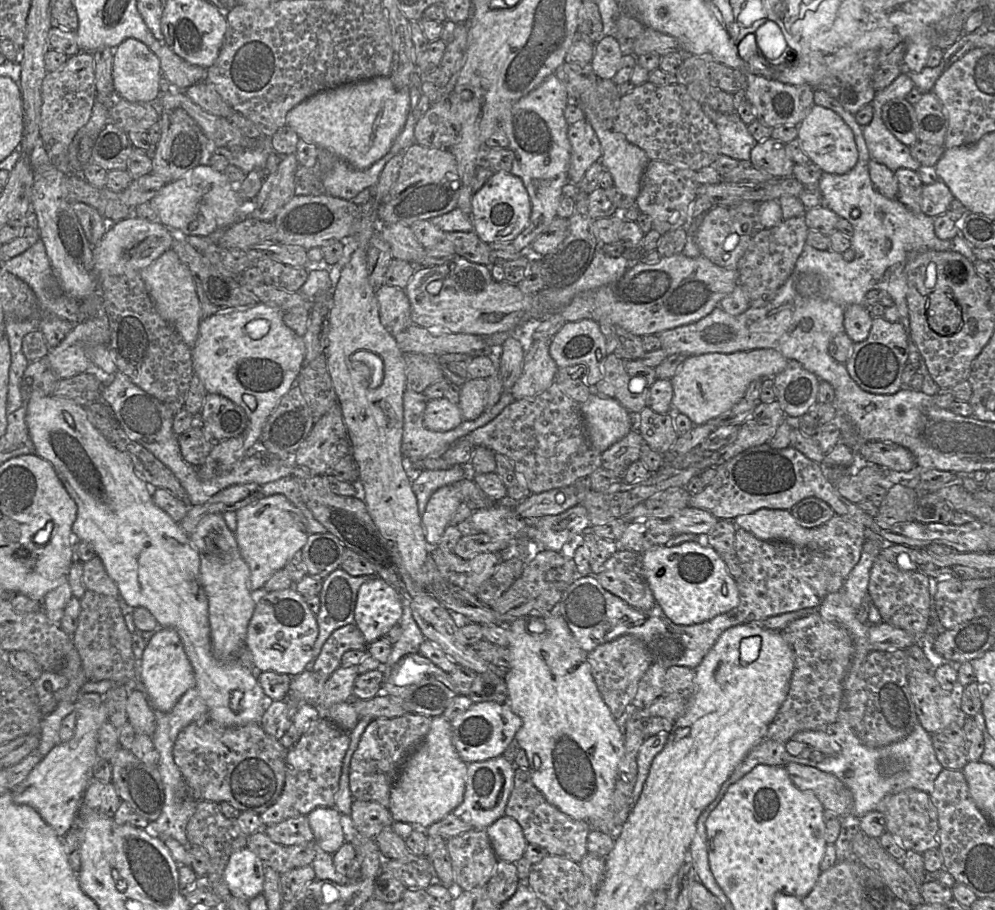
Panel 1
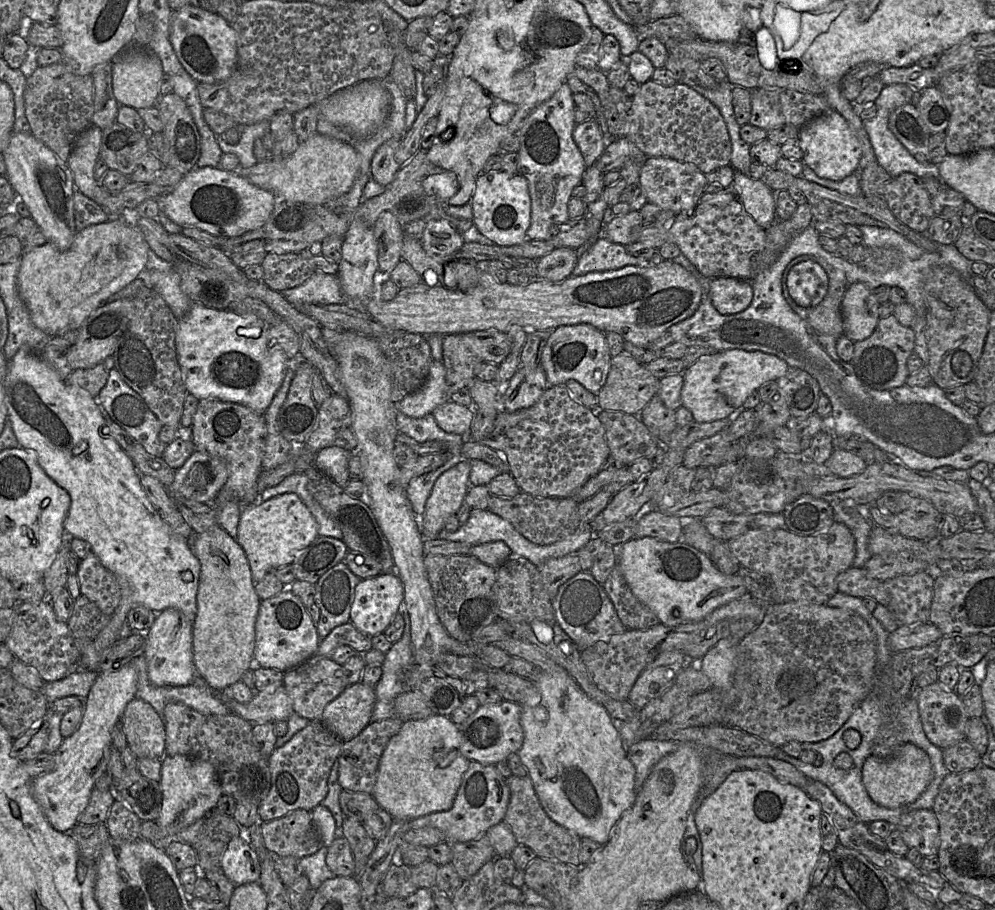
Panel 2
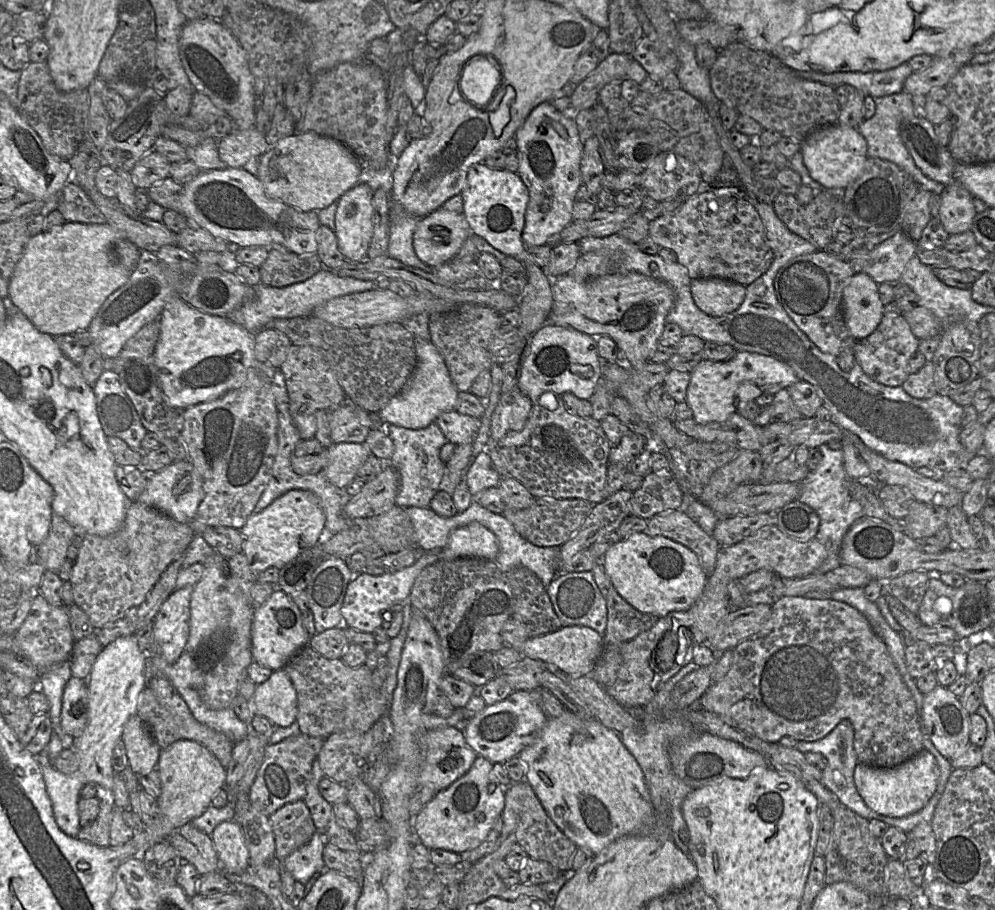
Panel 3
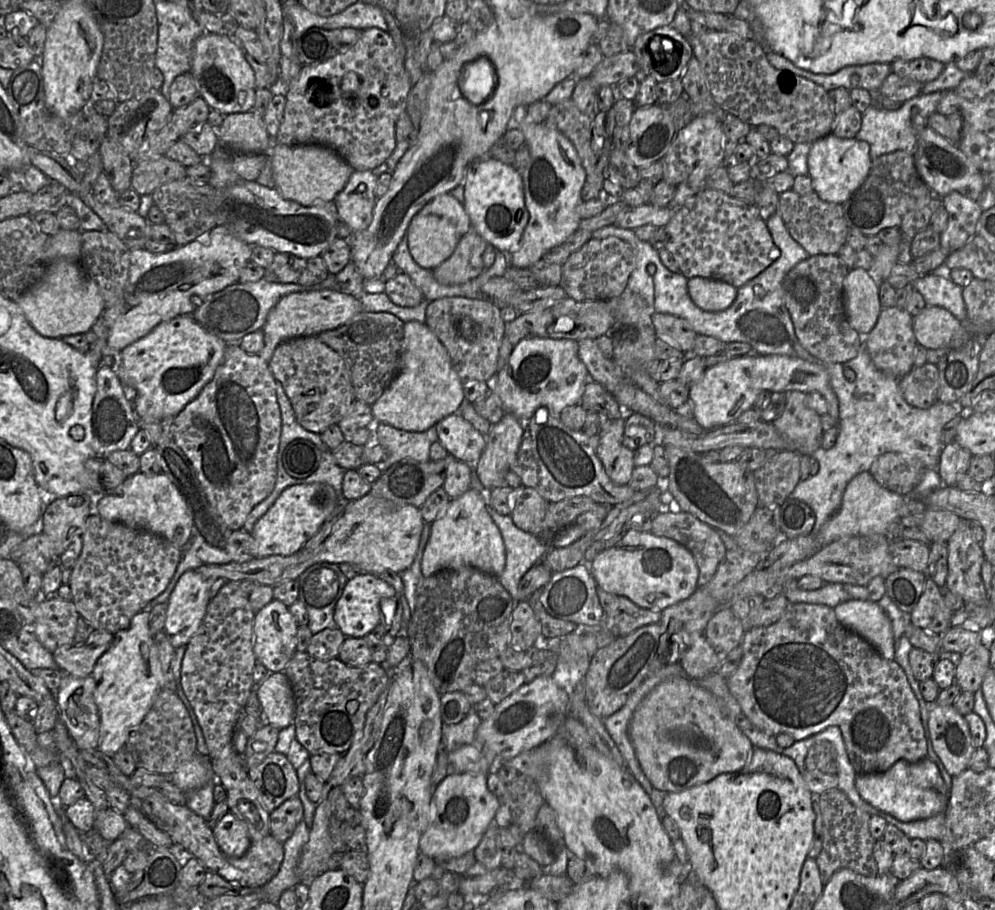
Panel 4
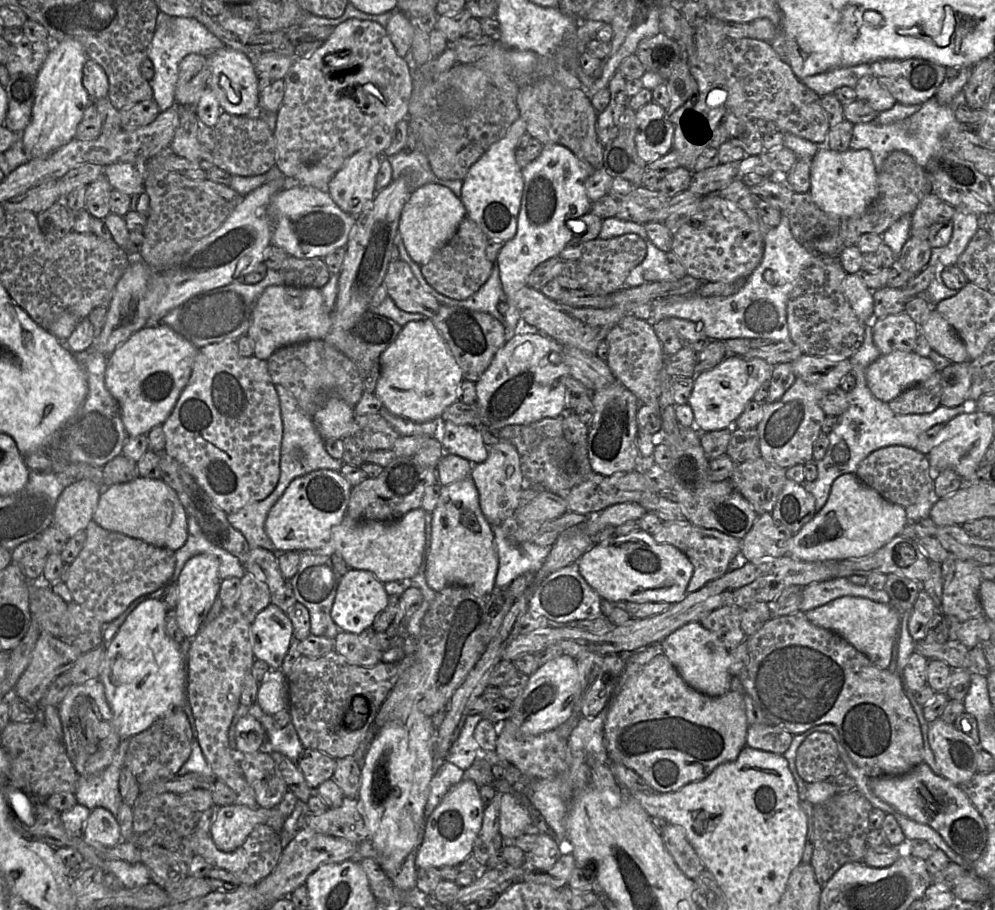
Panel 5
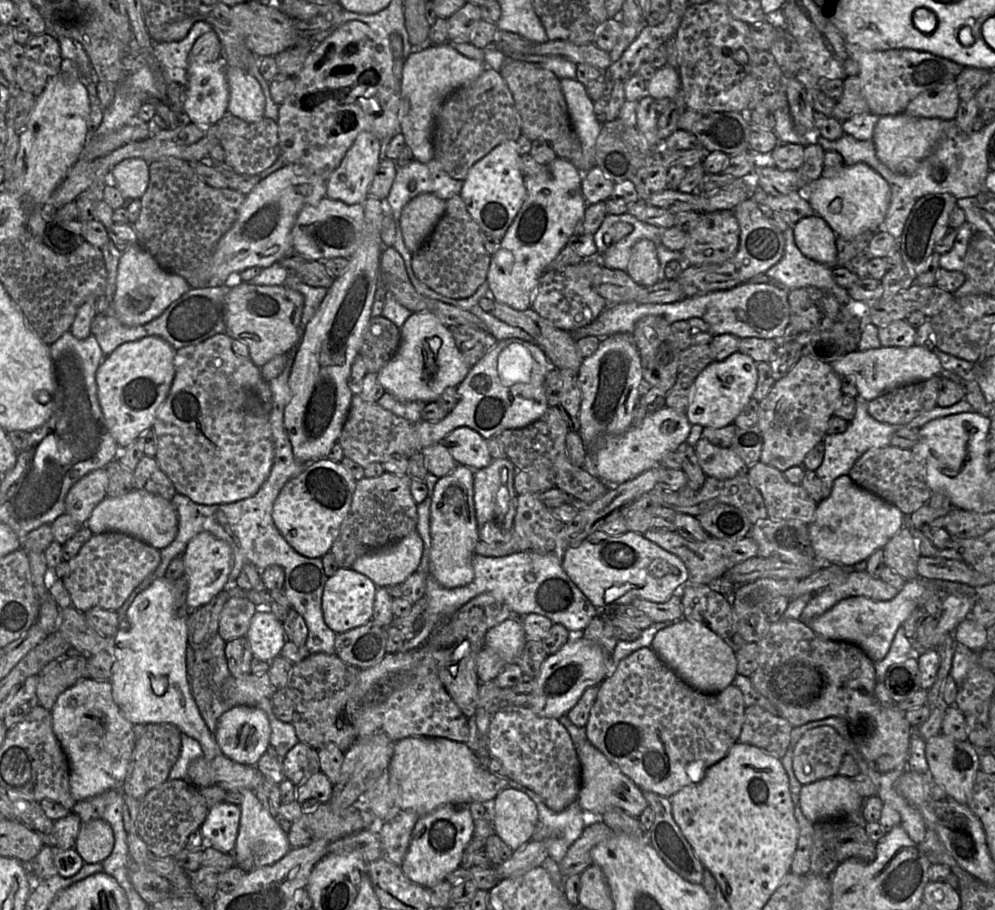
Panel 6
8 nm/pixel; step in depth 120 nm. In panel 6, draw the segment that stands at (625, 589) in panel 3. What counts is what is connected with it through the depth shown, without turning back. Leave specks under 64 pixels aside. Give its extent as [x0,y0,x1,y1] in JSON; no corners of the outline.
[562,530,689,612]

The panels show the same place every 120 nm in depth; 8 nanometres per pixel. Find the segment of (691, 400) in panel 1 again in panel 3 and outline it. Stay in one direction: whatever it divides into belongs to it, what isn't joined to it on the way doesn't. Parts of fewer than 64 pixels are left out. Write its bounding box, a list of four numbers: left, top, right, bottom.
[686,351,798,424]

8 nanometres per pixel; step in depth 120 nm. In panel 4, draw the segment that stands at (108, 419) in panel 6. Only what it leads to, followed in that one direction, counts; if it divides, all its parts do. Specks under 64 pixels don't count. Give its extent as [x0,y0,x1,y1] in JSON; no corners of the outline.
[111,315,226,423]

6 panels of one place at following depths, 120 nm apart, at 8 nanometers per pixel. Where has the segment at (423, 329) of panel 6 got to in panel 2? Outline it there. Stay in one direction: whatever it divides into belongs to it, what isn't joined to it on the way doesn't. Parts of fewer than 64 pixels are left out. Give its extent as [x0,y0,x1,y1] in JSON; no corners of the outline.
[396,360,449,418]

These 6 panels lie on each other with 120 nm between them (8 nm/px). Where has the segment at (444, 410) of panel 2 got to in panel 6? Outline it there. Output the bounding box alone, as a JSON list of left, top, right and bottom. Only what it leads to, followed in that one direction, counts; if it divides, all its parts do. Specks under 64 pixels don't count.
[442,426,493,470]

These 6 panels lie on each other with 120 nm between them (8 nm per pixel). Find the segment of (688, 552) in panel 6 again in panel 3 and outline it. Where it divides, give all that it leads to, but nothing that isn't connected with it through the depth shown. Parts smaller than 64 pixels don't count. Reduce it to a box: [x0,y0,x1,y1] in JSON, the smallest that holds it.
[644,509,721,576]

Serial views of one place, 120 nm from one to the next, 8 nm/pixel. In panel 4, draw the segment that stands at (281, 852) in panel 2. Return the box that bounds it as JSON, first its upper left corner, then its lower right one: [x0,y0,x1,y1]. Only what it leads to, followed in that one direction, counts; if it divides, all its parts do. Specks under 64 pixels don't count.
[270,796,303,844]

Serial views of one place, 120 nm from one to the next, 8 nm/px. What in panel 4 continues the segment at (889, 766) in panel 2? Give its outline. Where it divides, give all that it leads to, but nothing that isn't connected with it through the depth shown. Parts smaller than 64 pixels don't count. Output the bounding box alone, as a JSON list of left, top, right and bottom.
[855,757,949,822]

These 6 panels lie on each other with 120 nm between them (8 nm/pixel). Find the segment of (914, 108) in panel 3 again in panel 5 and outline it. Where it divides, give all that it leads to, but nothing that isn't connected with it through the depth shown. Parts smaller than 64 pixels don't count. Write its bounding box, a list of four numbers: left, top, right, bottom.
[849,90,977,173]

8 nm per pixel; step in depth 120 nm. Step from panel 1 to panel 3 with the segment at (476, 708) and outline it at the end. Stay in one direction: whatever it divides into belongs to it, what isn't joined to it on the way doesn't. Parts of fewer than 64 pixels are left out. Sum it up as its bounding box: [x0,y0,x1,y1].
[462,690,547,764]

